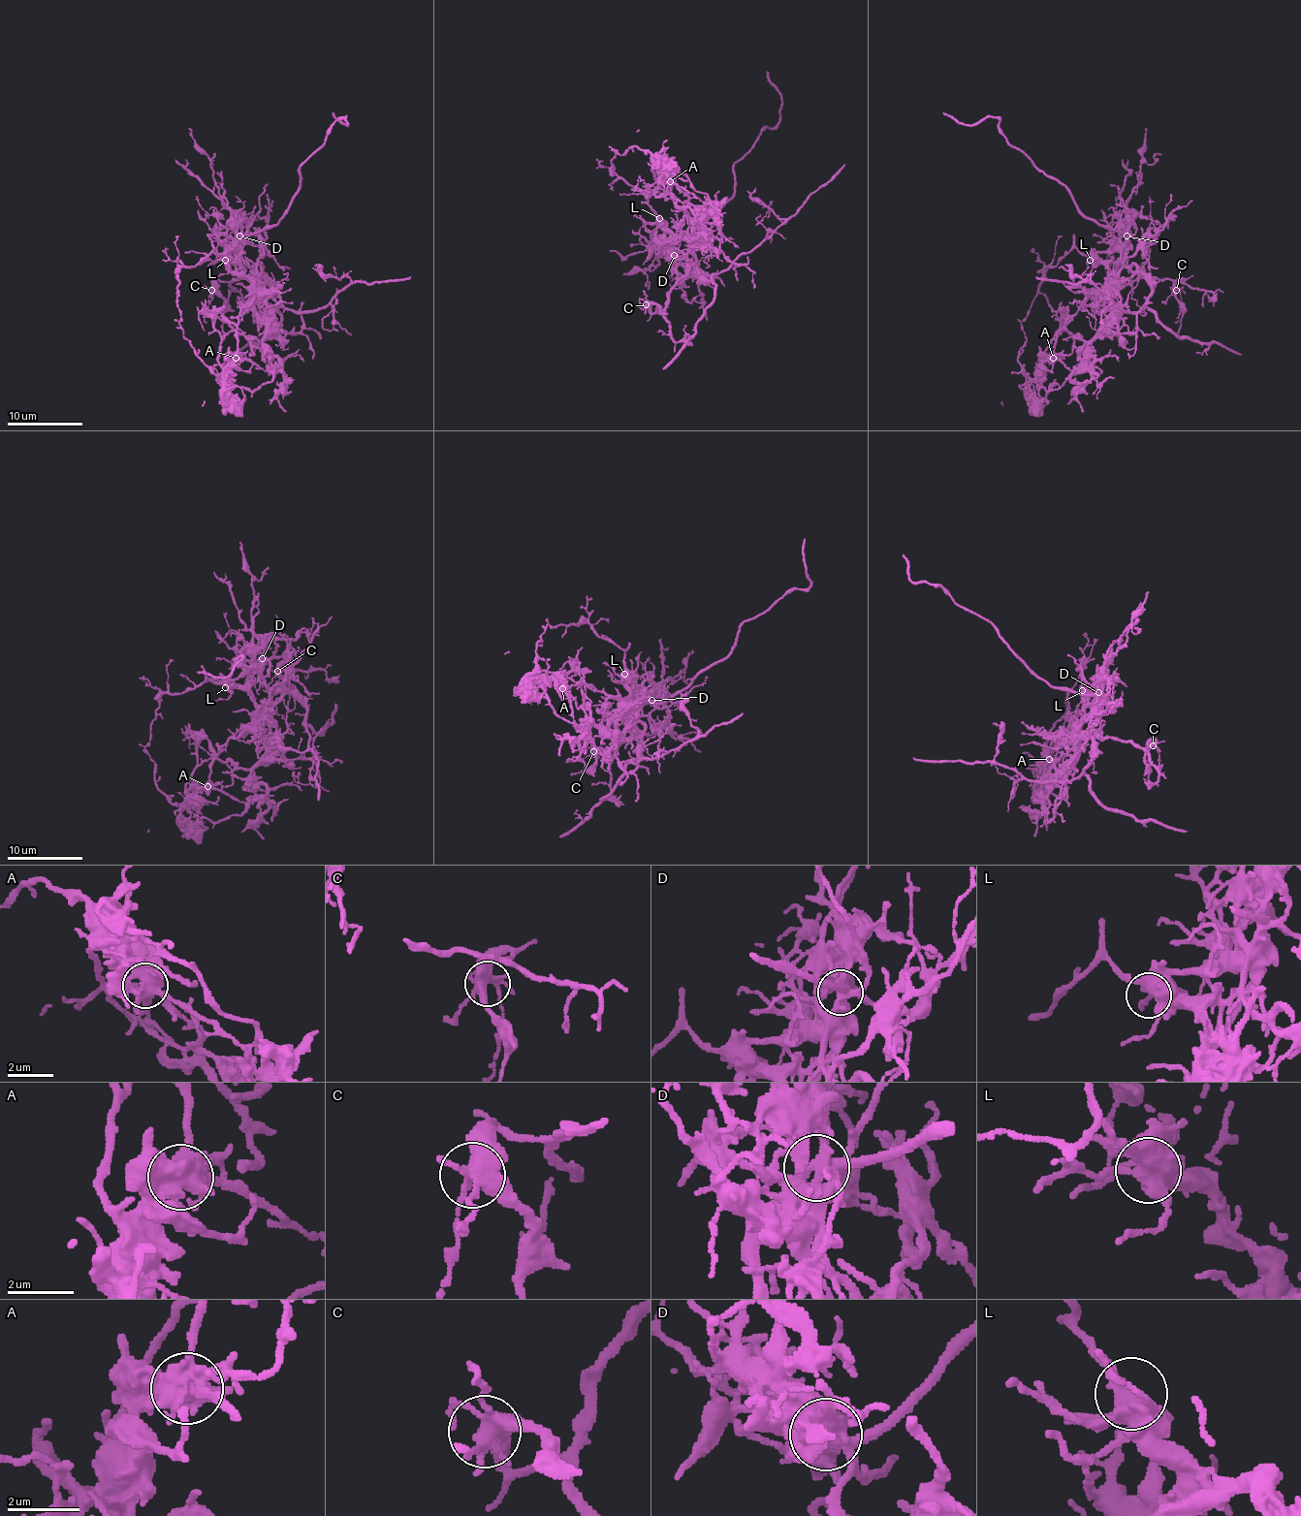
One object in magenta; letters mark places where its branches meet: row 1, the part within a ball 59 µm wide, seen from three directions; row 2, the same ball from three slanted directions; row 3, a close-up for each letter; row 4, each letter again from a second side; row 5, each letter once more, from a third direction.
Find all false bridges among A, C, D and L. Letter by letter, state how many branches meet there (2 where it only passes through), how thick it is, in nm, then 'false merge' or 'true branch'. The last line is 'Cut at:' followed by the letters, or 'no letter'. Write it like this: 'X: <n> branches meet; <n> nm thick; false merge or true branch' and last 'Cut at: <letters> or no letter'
A: 7 branches meet; 550 nm thick; false merge
C: 7 branches meet; 440 nm thick; true branch
D: 5 branches meet; 360 nm thick; false merge
L: 4 branches meet; 480 nm thick; true branch
Cut at: A, D

